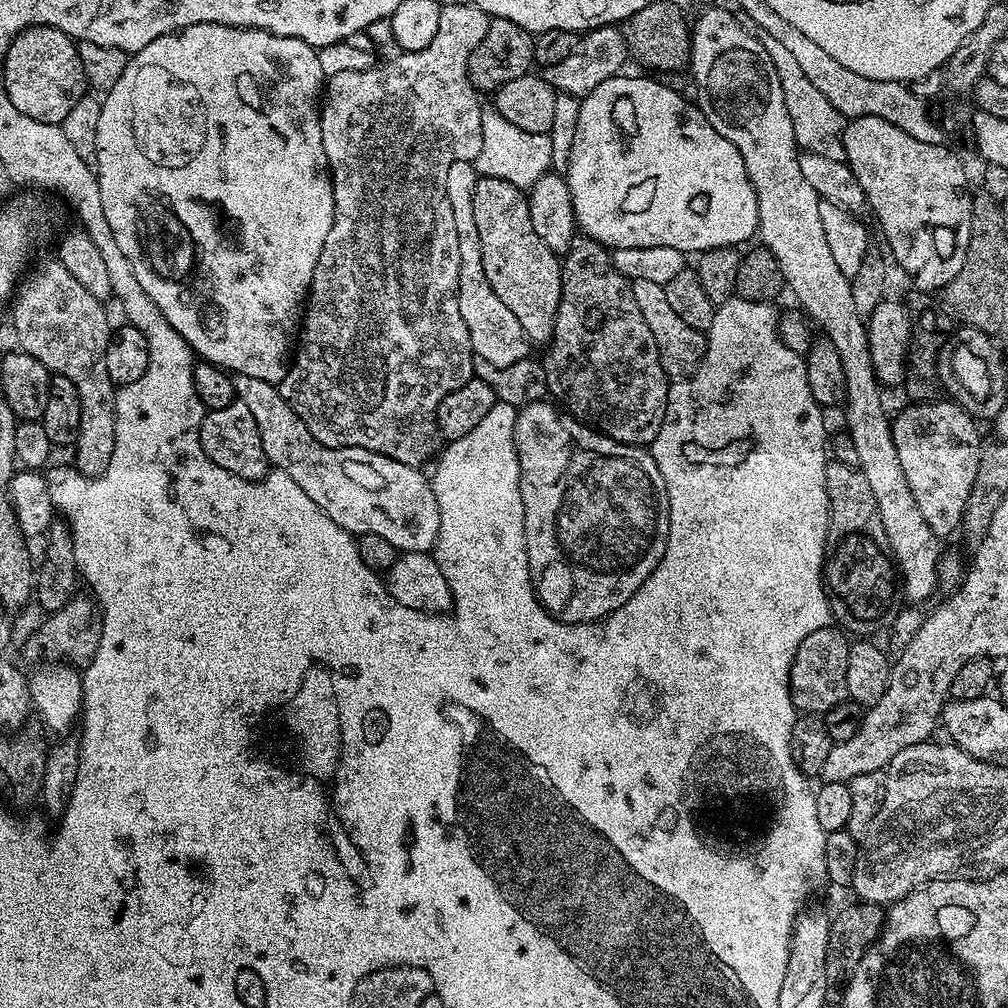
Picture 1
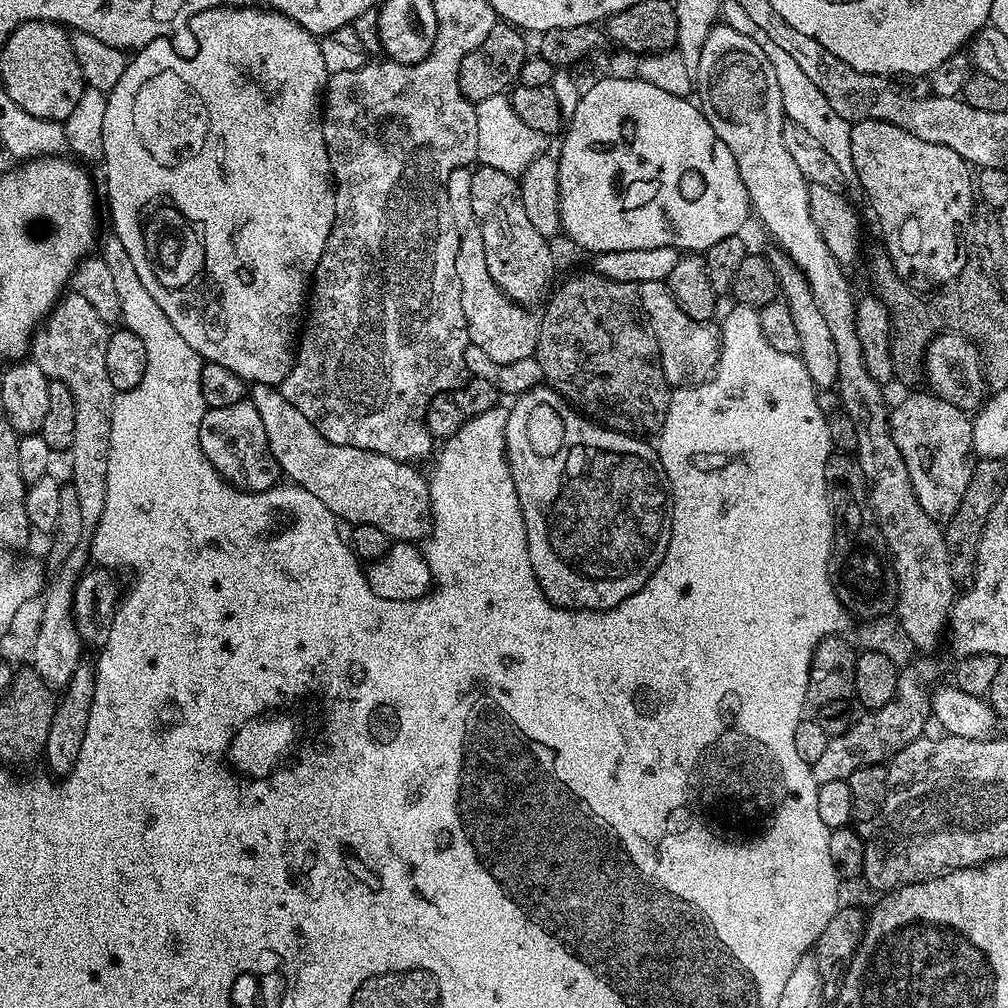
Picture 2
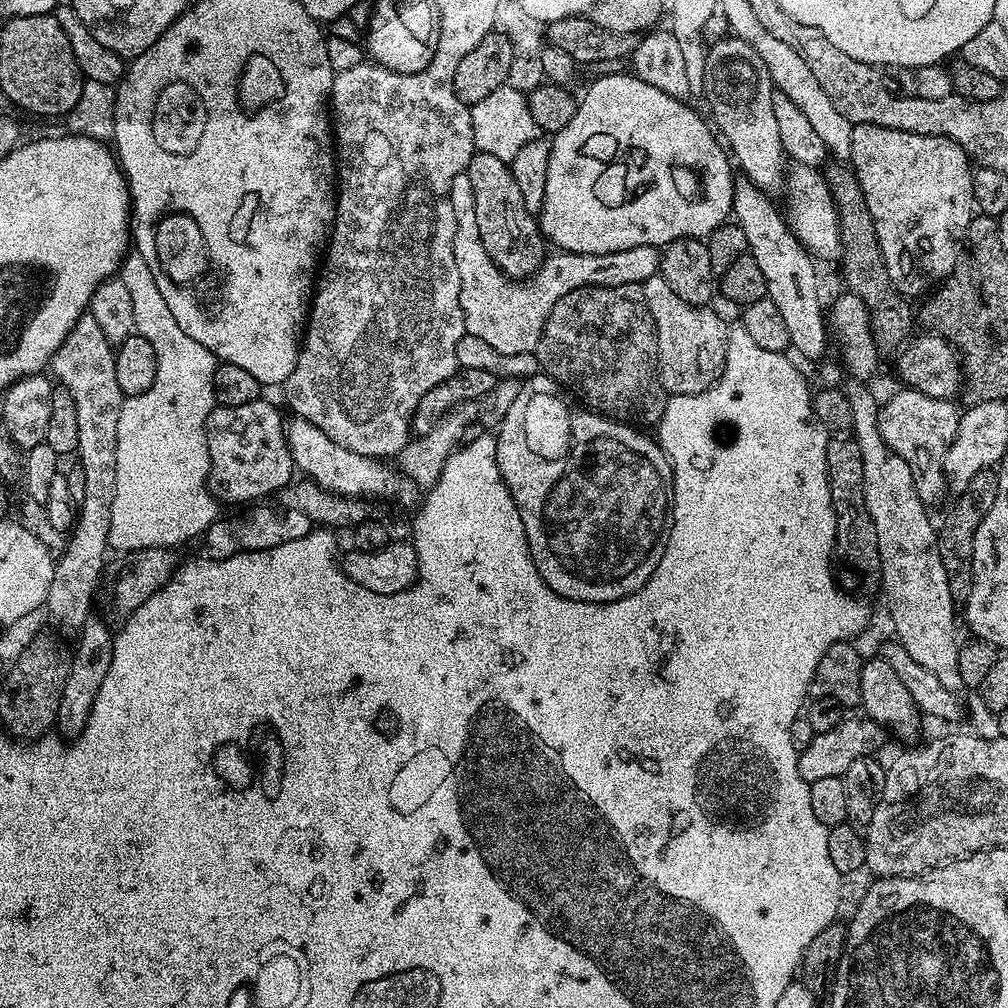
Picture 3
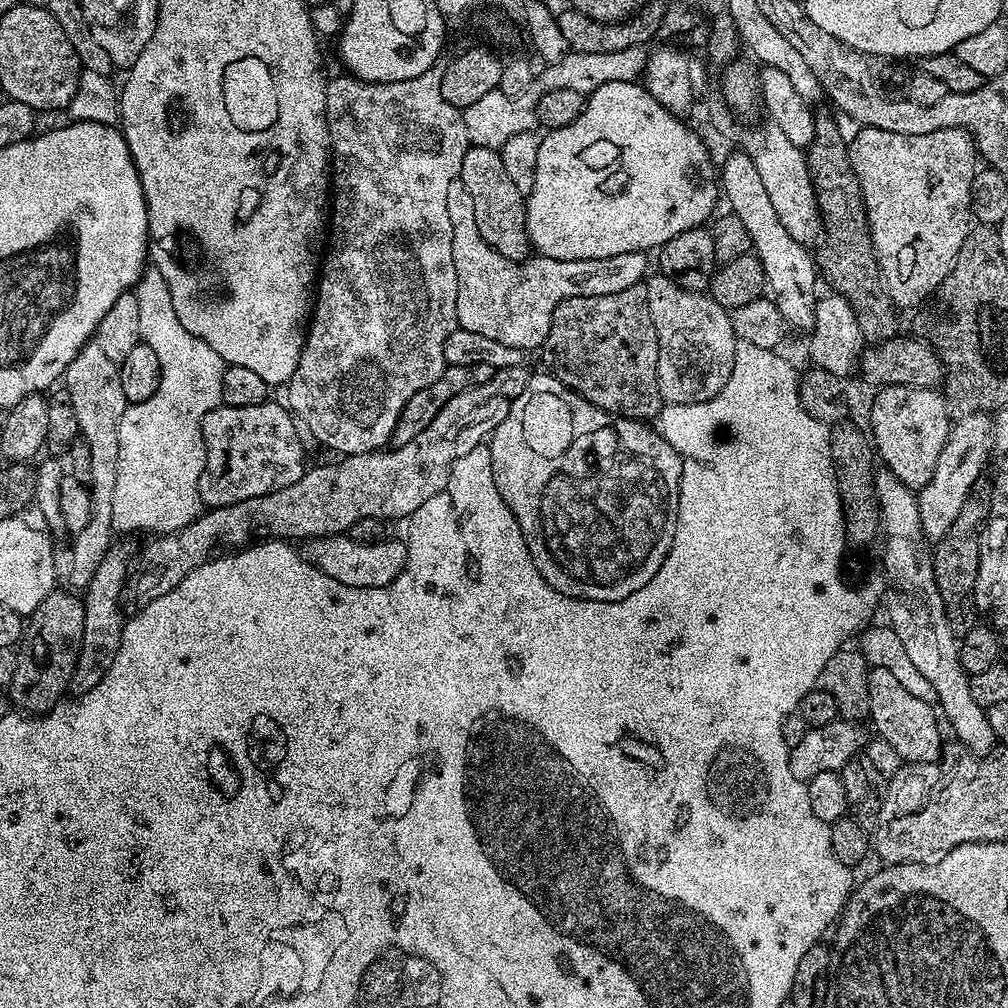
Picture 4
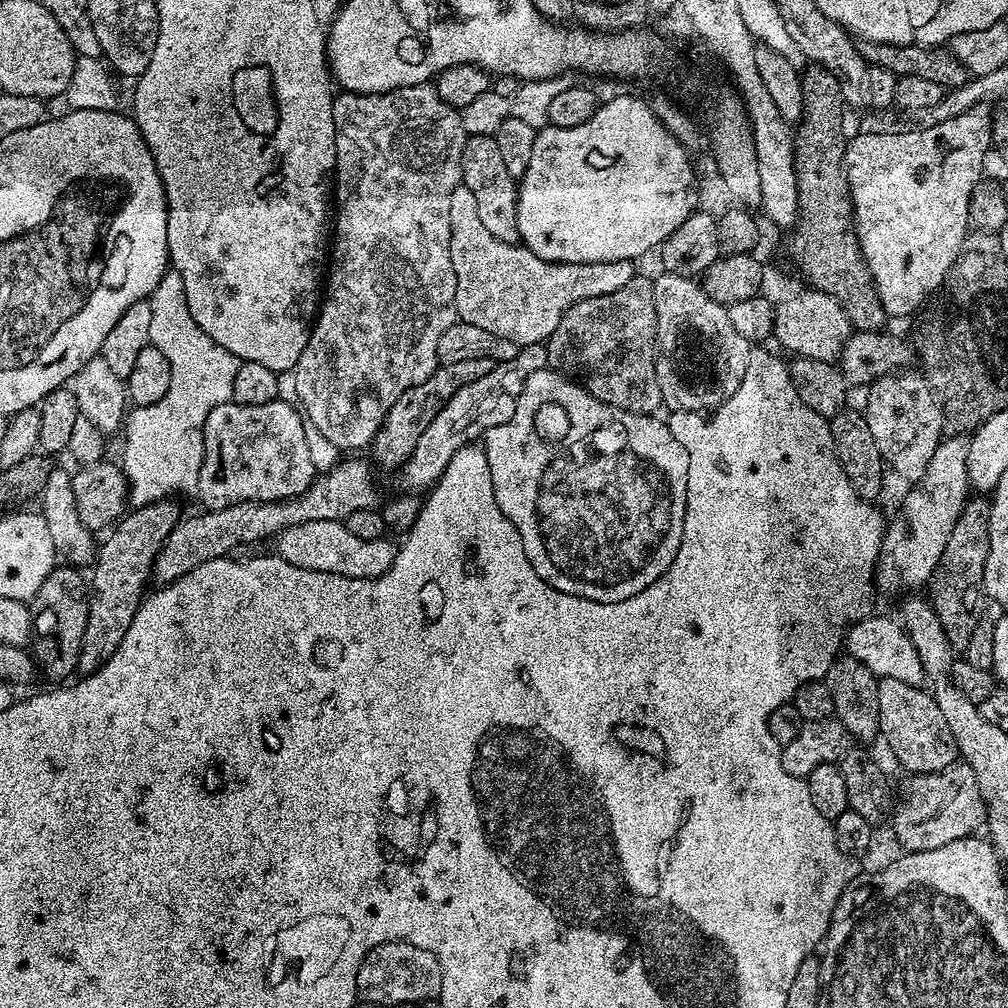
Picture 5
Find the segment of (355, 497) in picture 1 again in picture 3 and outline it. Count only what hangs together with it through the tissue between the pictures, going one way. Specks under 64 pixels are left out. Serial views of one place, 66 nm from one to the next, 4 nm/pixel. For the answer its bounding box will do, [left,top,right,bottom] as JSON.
[286,418,412,504]

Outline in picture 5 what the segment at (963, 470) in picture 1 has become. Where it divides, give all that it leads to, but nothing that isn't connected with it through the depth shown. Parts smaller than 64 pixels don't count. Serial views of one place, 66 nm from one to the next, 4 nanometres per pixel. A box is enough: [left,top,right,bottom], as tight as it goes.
[862,370,945,482]

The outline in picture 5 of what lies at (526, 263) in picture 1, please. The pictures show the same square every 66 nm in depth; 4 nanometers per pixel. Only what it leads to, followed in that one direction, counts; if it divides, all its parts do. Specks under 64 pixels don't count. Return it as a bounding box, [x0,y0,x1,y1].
[461,136,518,244]

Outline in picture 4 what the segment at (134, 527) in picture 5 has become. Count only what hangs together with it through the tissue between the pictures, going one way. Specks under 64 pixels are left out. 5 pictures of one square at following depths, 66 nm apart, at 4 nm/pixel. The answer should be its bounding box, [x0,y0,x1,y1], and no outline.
[70,543,134,697]

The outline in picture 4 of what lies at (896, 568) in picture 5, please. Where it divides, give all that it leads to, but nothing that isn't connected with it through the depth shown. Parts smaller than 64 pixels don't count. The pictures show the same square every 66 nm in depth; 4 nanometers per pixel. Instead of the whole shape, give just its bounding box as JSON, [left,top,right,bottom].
[916,412,993,541]

